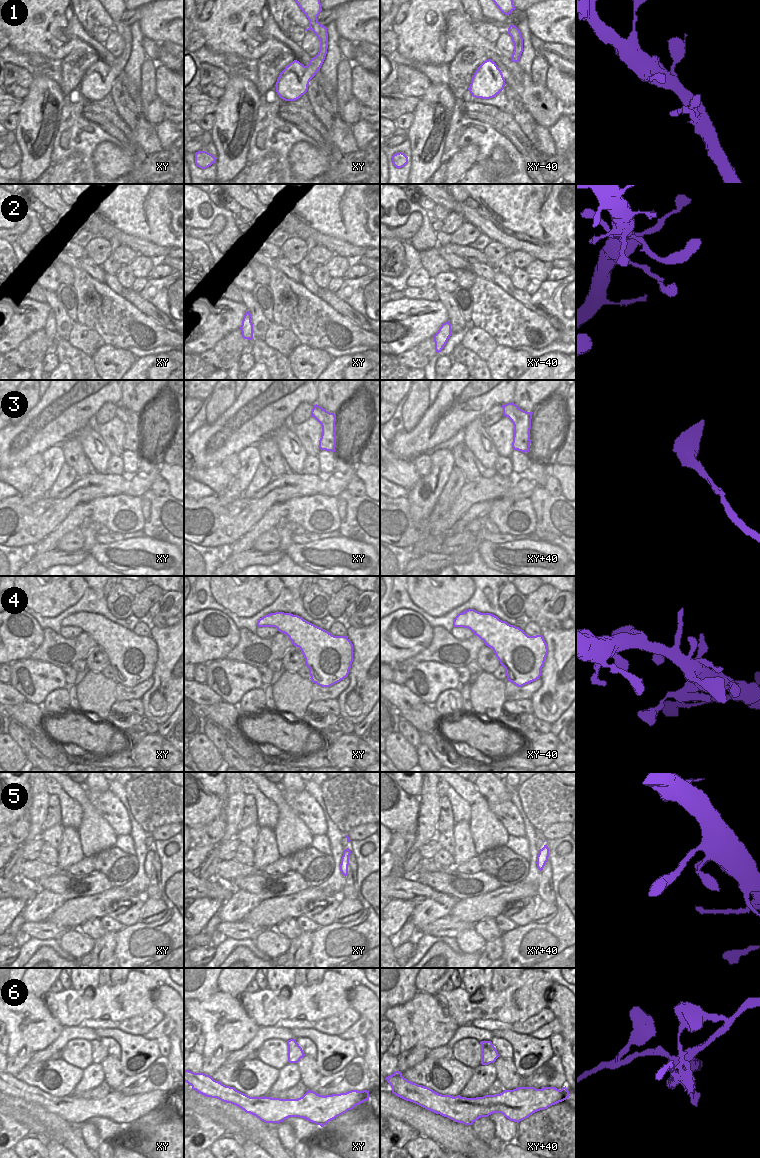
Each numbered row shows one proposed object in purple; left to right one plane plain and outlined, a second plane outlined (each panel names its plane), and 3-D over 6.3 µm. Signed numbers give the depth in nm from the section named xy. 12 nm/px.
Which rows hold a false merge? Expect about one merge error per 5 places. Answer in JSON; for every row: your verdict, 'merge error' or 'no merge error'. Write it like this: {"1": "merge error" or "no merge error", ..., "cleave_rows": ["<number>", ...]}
{"1": "no merge error", "2": "no merge error", "3": "no merge error", "4": "no merge error", "5": "no merge error", "6": "merge error", "cleave_rows": ["6"]}

